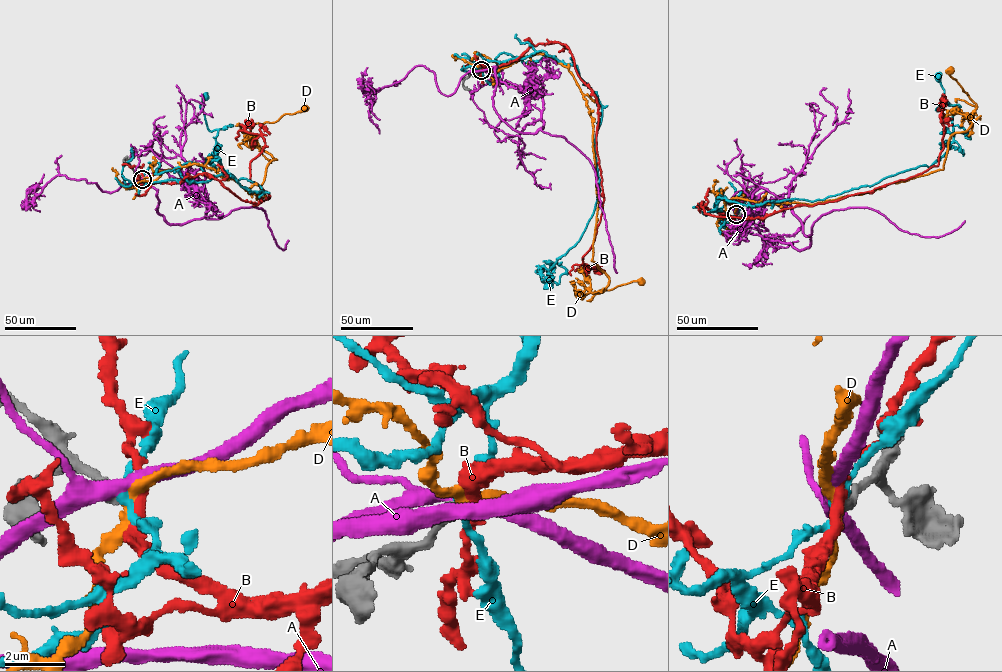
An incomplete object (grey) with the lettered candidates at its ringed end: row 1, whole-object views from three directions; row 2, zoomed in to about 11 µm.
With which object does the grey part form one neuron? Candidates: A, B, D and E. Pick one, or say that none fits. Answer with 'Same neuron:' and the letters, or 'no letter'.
Same neuron: D

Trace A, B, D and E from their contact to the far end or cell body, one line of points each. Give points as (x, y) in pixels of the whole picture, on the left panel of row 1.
A: (142, 178), (161, 169), (181, 180), (202, 180), (207, 219), (261, 208), (279, 248), (288, 240)
B: (142, 178), (207, 173), (258, 204), (270, 196), (250, 162), (264, 139), (239, 130), (237, 140)
D: (142, 179), (202, 164), (262, 198), (267, 164), (276, 160), (255, 145), (250, 130), (305, 107)
E: (142, 179), (223, 175), (264, 193), (220, 164), (218, 130), (200, 107), (205, 96)

